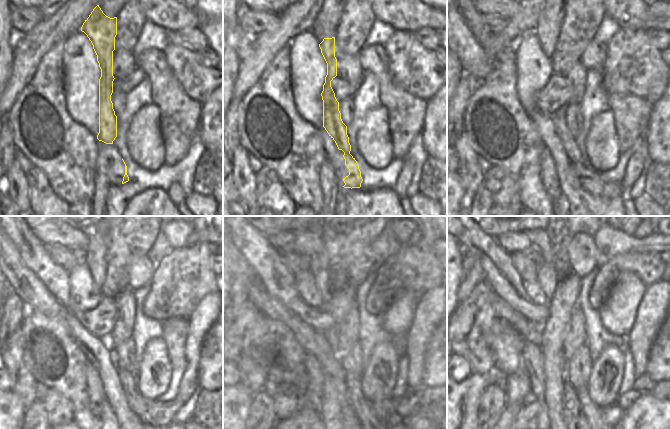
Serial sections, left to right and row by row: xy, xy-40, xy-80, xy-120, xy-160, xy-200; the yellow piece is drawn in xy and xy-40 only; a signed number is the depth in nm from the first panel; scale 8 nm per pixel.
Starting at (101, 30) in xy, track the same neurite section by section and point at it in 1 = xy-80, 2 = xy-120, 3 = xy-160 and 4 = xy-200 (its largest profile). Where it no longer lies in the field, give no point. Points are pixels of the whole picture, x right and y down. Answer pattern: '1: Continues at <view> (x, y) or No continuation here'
1: Continues at xy-80 (585, 176)
2: Continues at xy-120 (137, 403)
3: Continues at xy-160 (356, 394)
4: Continues at xy-200 (593, 413)

